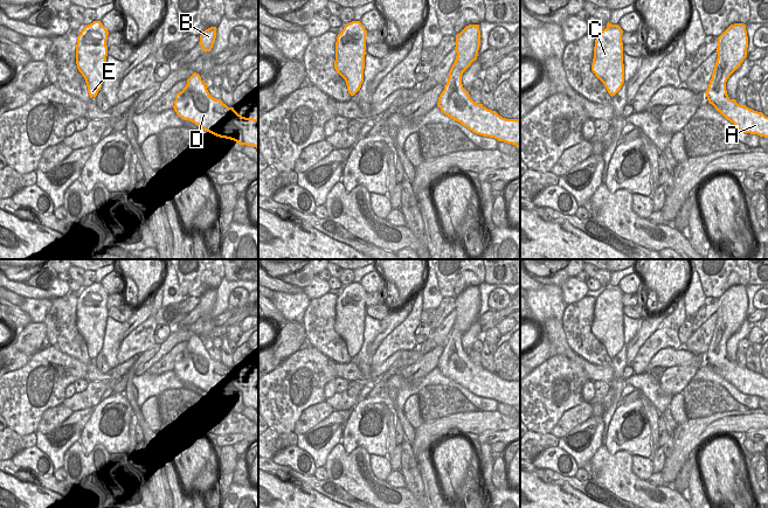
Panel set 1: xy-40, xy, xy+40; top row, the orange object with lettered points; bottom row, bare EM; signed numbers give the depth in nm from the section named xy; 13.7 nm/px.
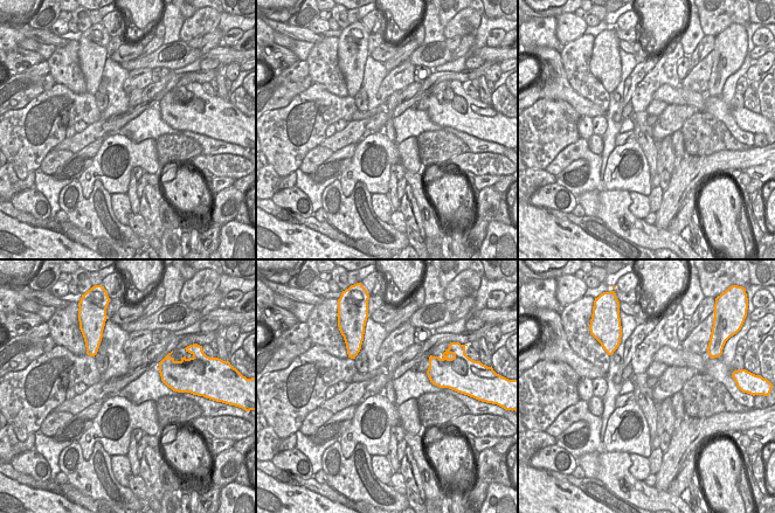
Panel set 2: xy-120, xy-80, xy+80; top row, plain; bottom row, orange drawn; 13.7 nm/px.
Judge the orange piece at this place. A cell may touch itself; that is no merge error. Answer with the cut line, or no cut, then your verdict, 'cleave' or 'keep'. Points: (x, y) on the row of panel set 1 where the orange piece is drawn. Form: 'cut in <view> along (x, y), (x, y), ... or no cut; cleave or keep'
no cut; keep

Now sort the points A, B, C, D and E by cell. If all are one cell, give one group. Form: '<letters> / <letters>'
A B C D E

